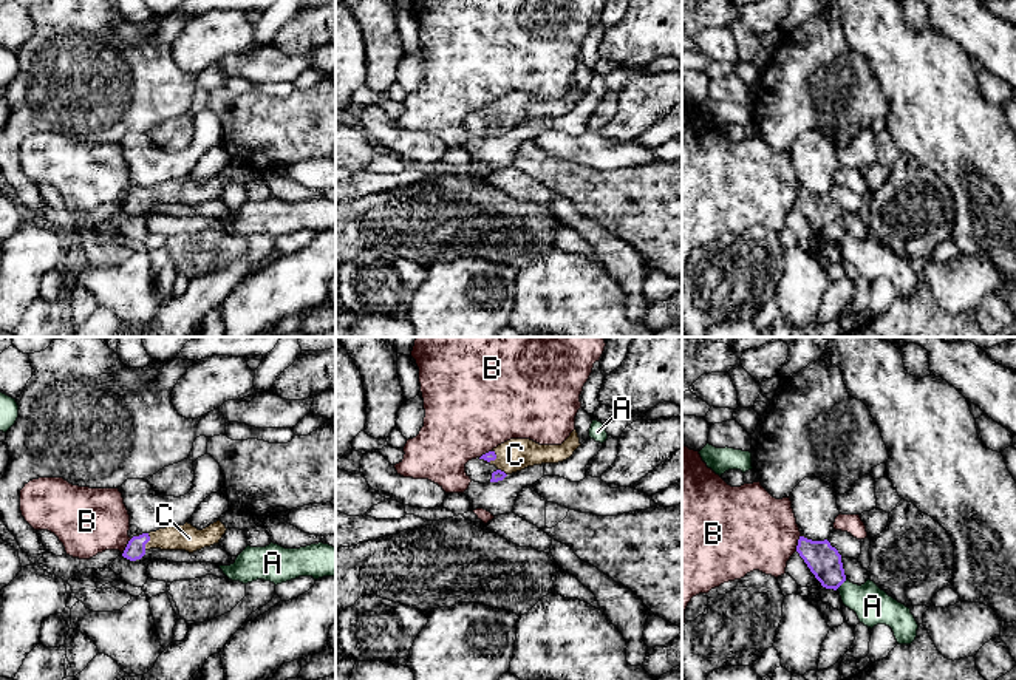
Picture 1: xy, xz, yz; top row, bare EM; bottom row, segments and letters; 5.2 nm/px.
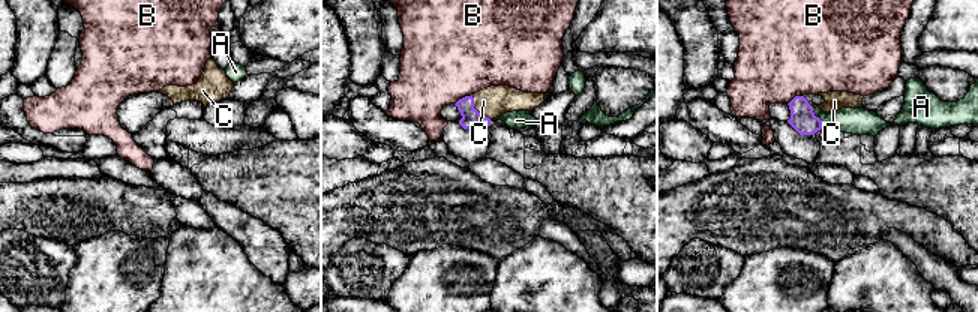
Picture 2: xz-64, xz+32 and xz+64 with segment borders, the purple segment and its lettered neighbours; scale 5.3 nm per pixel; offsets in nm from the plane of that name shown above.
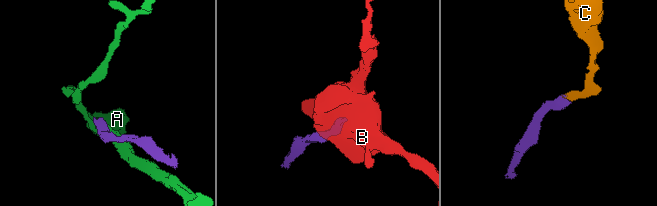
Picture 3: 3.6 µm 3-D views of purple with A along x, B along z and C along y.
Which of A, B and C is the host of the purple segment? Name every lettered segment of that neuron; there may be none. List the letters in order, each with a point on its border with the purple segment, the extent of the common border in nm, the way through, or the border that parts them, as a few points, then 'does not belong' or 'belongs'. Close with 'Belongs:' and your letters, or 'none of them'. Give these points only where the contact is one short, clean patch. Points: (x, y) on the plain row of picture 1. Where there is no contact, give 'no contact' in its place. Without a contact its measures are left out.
A: yz (840, 238) | 80 nm | along yz (846, 234), (835, 243) | does not belong
B: xy (127, 200) | 100 nm | along xy (132, 192), (122, 207) | does not belong
C: xy (149, 193) | 90 nm | across xy (135, 203), (149, 193), (189, 192) | belongs
Belongs: C

